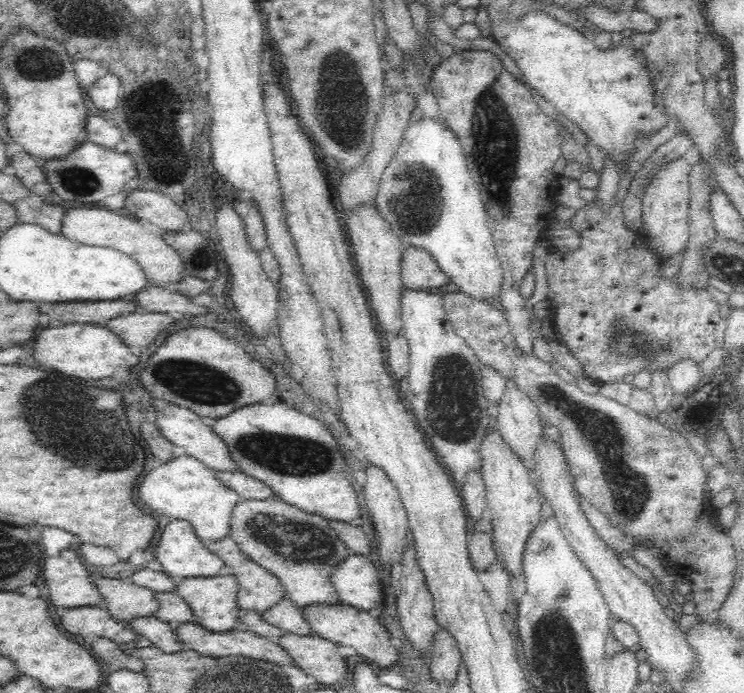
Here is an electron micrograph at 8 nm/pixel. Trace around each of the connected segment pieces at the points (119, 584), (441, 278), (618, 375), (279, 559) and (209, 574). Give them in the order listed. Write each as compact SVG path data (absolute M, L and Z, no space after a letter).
M100 576L95 578L95 586L104 595L103 606L123 621L154 615L160 610L156 591L131 580Z
M407 246L402 265L402 282L407 287L433 290L452 282L452 277L442 269L436 257L424 247Z
M606 161L596 189L598 197L606 205L606 214L589 203L586 210L577 210L572 223L582 229L584 245L575 254L548 254L546 260L547 298L551 303L551 322L558 332L558 341L565 344L579 360L585 376L599 384L630 378L640 368L648 368L652 372L656 367L665 367L667 360L676 362L686 355L702 362L717 347L716 326L722 318L720 304L709 291L683 294L676 288L676 282L660 279L657 260L646 250L640 234L625 227L620 206L611 206L620 179L617 170Z
M220 471L219 478L225 486L242 496L232 512L230 537L241 546L250 560L265 566L277 576L286 590L286 598L303 608L340 603L334 572L354 555L354 551L344 542L332 521L282 501L272 487L242 471Z
M171 520L166 525L164 533L156 548L156 560L162 563L163 570L172 576L180 575L186 578L213 578L222 574L226 561L220 558L210 547L206 546L196 534L196 527L186 520Z

